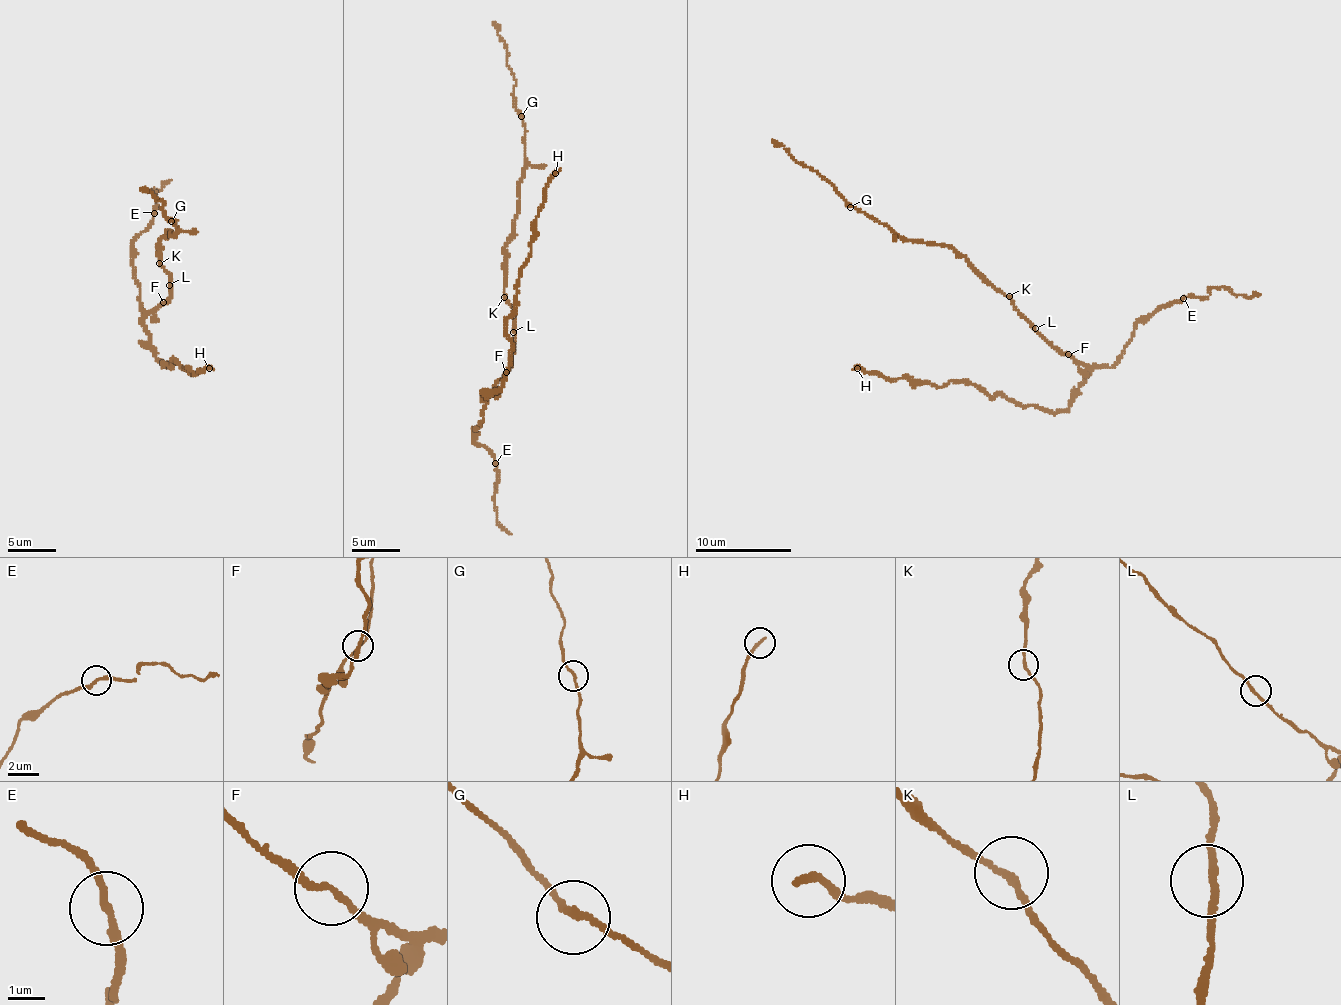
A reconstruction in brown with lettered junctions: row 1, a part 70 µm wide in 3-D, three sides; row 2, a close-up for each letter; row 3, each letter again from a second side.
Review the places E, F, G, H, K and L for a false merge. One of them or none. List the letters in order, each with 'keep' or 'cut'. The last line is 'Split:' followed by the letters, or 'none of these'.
E: keep
F: keep
G: keep
H: keep
K: keep
L: keep
Split: none of these

